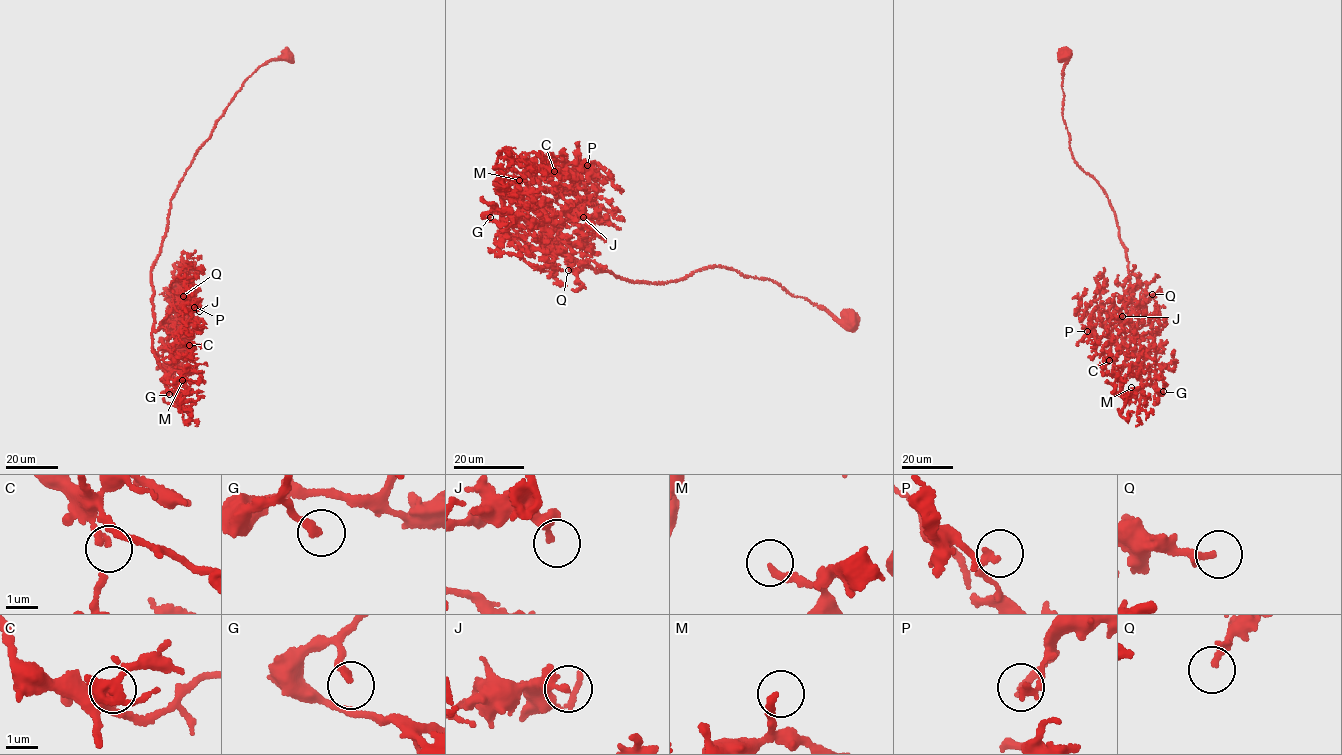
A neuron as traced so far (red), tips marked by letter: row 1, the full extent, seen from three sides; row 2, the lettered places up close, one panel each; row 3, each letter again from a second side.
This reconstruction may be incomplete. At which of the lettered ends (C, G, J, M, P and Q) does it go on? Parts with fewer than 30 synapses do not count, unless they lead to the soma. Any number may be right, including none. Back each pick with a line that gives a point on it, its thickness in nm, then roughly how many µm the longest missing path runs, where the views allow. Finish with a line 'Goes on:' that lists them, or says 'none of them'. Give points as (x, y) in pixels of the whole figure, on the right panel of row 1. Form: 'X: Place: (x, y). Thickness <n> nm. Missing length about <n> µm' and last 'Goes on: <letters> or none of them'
G: Place: (1163, 391). Thickness 220 nm. Missing length about 8 µm
M: Place: (1131, 387). Thickness 200 nm. Missing length about 6 µm
Q: Place: (1152, 294). Thickness 220 nm. Missing length about 10 µm
Goes on: G, M, Q

